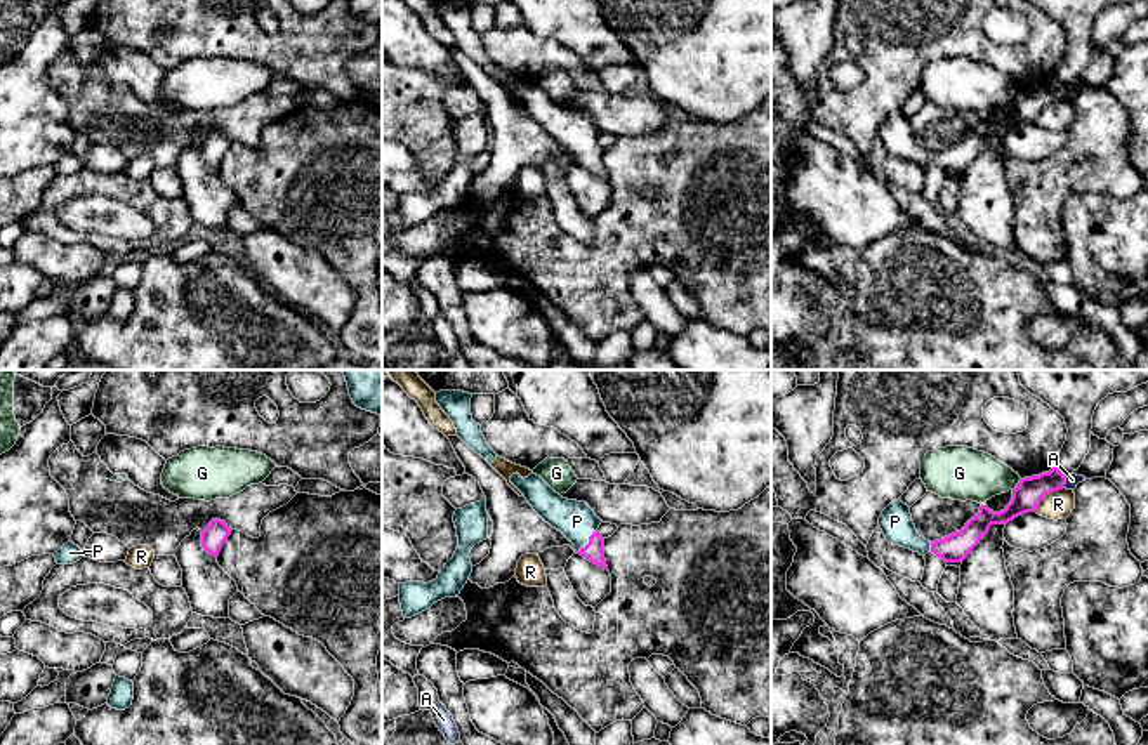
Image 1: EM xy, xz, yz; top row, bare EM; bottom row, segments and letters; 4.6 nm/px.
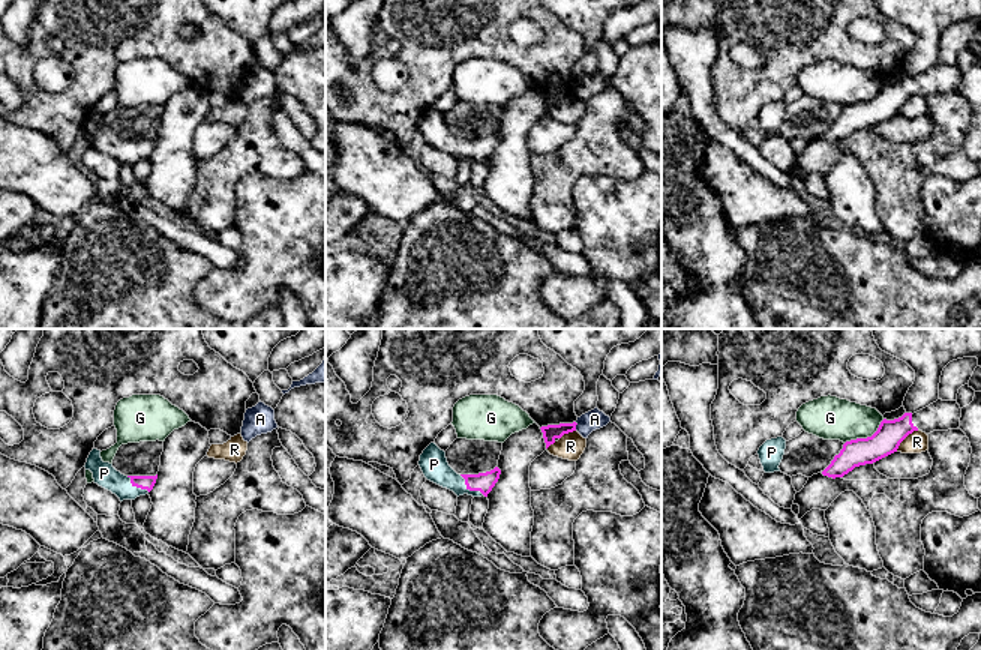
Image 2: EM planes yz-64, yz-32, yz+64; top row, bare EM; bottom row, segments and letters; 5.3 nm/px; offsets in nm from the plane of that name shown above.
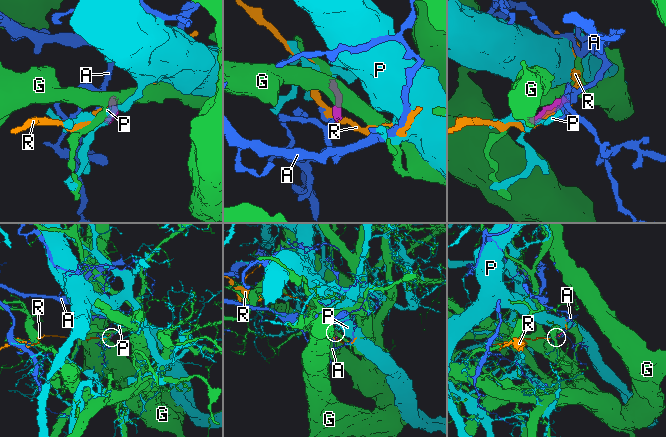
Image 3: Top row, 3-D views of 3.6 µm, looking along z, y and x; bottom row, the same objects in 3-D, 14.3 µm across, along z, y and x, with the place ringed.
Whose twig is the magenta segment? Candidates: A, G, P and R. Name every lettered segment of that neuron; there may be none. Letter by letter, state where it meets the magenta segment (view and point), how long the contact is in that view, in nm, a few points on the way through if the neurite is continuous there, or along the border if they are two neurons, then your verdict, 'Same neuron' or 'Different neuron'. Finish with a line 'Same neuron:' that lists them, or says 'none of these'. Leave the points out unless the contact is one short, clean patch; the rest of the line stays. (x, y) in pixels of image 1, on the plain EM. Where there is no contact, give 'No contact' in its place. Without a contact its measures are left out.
A: Touches magenta at yz (1065, 92). Shared border 70 nm. Boundary: yz (1068, 85), (1063, 98). Different neuron
G: Touches magenta at yz (1016, 96). Shared border 70 nm. Boundary: yz (1020, 89), (1013, 101). Different neuron
P: Touches magenta at xz (589, 151). Shared border 150 nm. Path across: xz (593, 162), (589, 151), (577, 132). Same neuron
R: Touches magenta at yz (1046, 105). Shared border 180 nm. Boundary: yz (1063, 98), (1049, 103), (1034, 122). Different neuron
Same neuron: P

